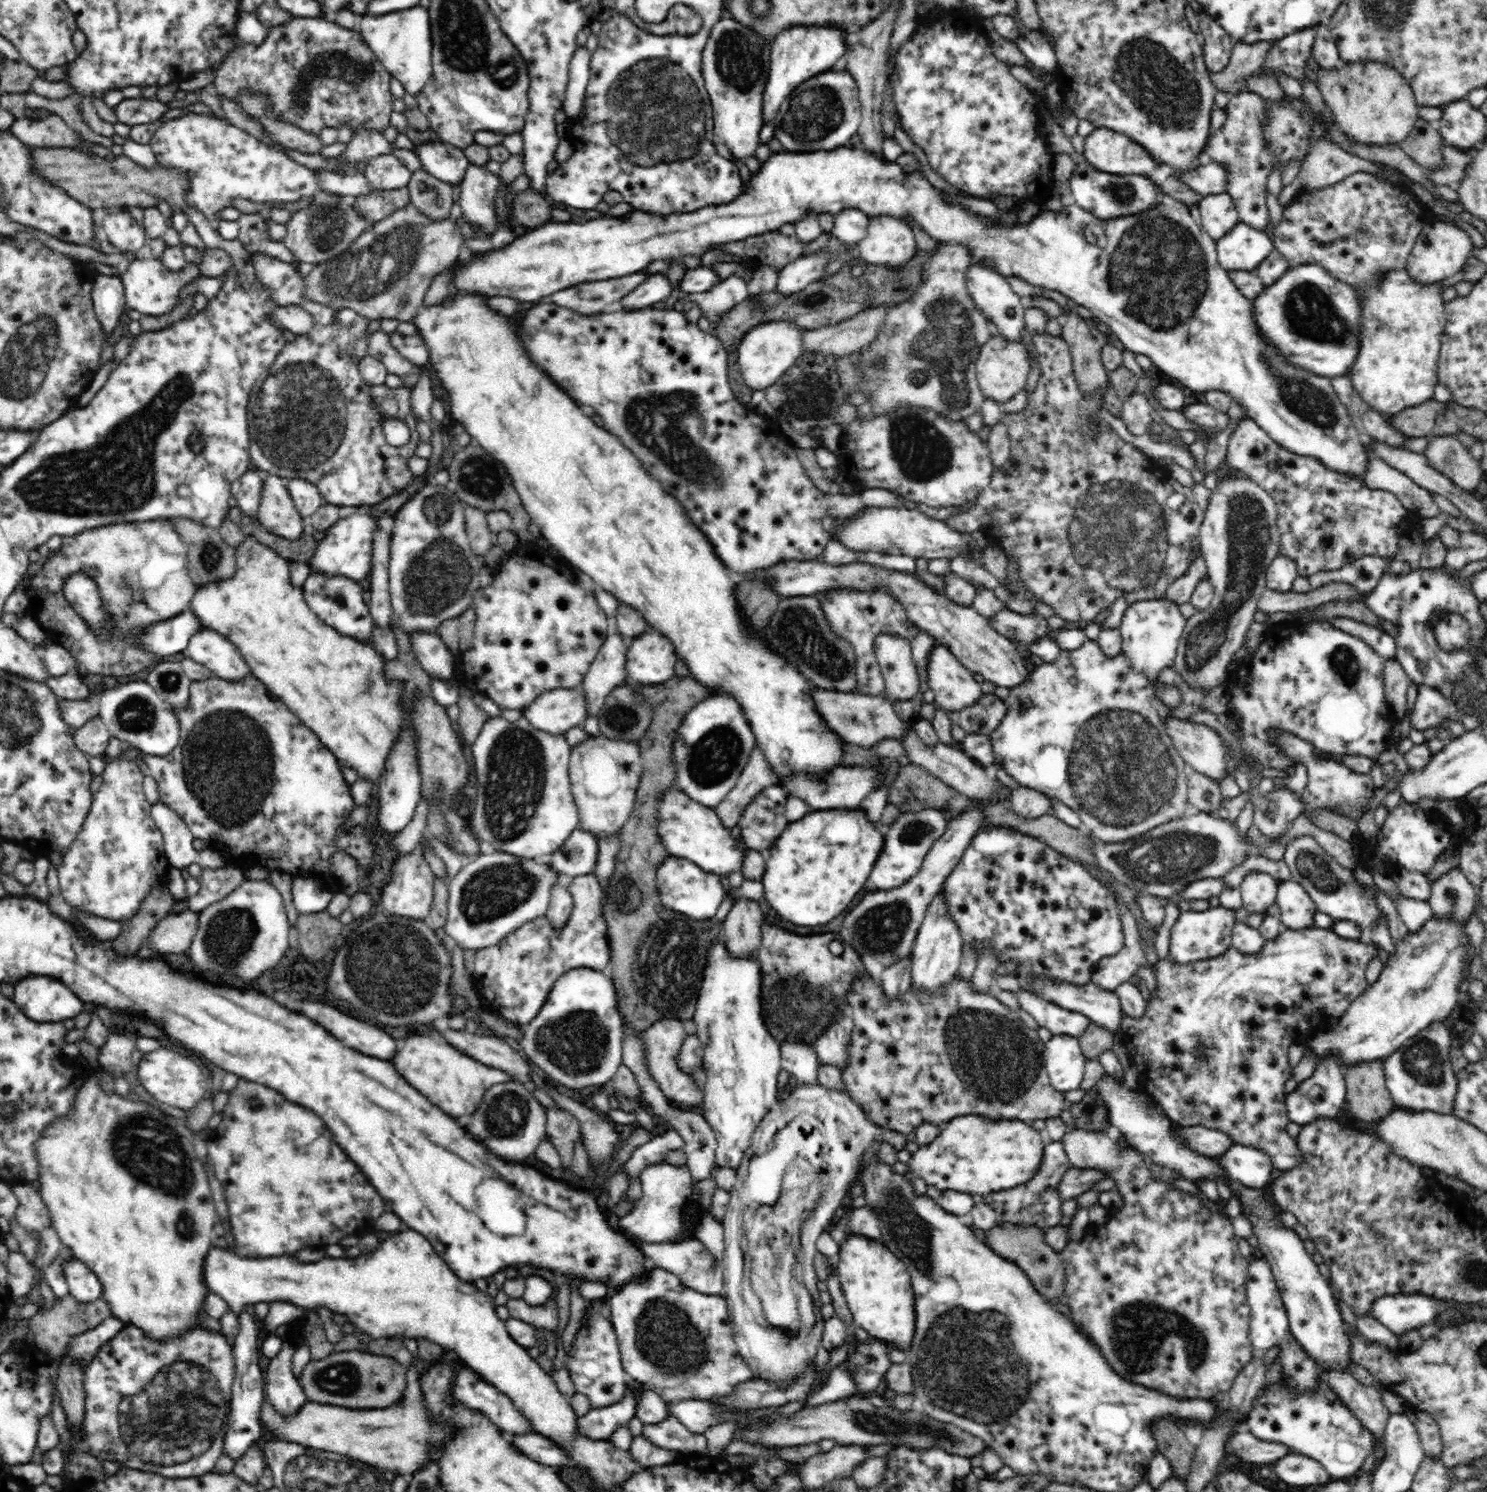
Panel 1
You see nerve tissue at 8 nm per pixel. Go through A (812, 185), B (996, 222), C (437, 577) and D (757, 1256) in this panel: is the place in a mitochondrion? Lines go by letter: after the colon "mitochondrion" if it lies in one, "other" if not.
A: other
B: other
C: mitochondrion
D: mitochondrion

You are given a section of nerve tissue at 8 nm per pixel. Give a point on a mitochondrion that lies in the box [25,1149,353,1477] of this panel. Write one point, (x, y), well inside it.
(175, 1417)

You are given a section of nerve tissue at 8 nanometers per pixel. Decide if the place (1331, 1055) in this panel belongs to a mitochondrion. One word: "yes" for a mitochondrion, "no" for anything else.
no

